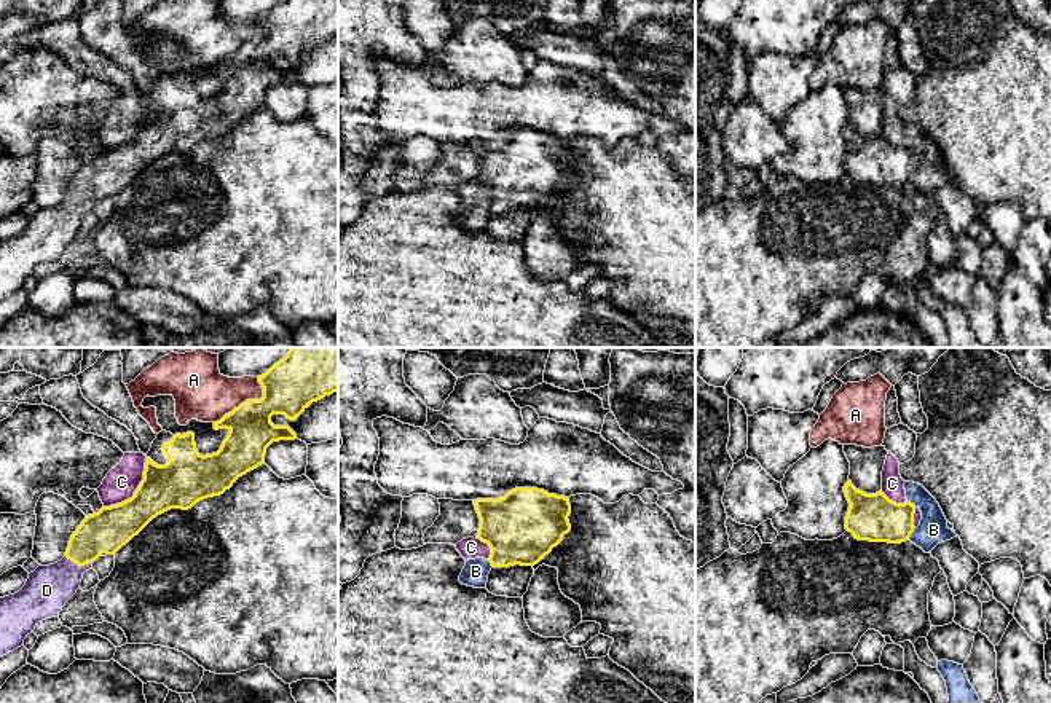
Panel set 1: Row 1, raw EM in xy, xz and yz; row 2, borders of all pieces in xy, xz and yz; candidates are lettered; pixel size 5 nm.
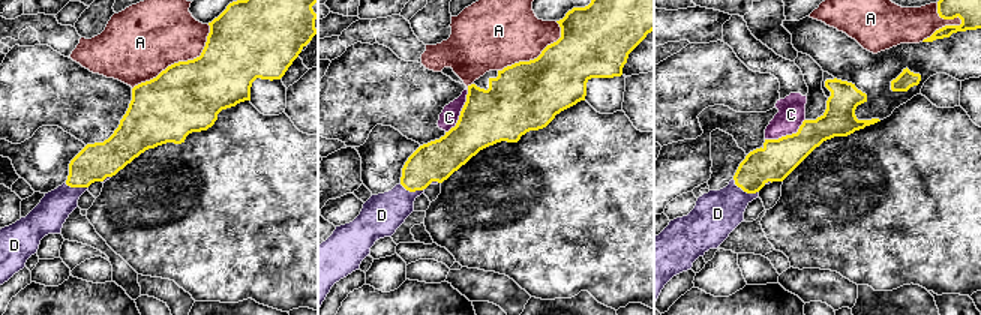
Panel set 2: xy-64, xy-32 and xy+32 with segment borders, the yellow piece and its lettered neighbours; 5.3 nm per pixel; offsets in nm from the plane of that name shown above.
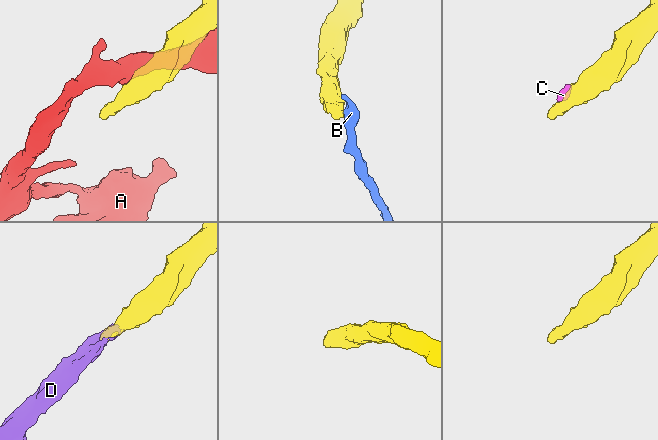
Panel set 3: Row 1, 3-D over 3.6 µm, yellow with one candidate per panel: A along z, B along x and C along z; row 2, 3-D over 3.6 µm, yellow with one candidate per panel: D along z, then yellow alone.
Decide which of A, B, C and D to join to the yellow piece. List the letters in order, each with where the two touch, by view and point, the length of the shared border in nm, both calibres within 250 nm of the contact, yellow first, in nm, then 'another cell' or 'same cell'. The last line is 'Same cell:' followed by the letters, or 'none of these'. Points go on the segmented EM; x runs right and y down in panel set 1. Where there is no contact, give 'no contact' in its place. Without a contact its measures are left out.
A: contact xy (247, 400); length 340 nm; calibres 280 and 280 nm; another cell
B: contact yz (911, 533); length 80 nm; calibres 240 and 150 nm; another cell
C: contact xy (136, 491); length 340 nm; calibres 240 and 160 nm; another cell
D: contact xy (80, 565); length 150 nm; calibres 220 and 220 nm; same cell
Same cell: D

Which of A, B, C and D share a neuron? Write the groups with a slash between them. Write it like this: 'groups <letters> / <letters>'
groups A / B C / D

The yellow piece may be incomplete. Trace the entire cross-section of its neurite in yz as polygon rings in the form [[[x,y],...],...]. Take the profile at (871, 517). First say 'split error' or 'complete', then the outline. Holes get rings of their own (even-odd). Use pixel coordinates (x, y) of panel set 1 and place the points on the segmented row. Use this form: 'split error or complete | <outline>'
split error | [[[848,480],[844,486],[850,504],[845,529],[858,540],[901,544],[920,524],[922,512],[911,502],[896,504],[882,489],[866,494]]]

